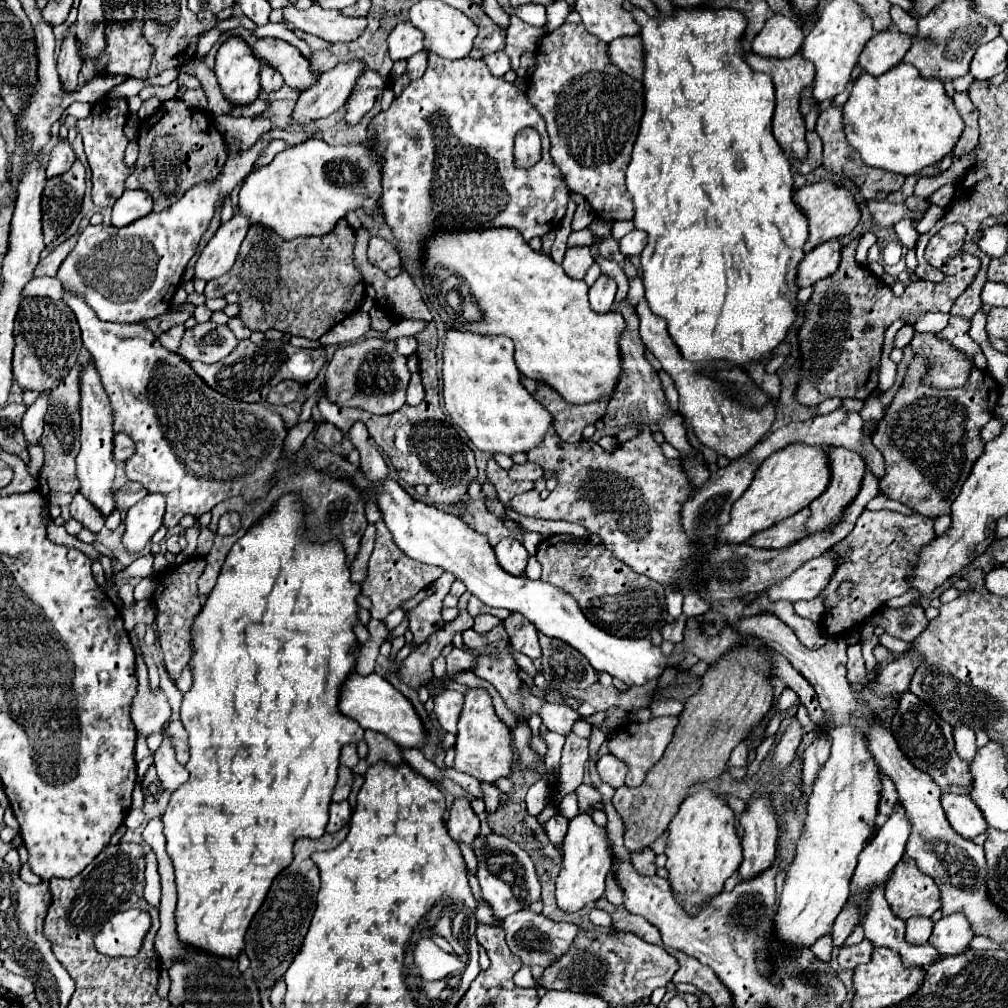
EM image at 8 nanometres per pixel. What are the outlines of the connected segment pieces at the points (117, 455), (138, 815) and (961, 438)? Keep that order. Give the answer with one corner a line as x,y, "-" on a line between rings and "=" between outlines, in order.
116,434
114,436
114,460
124,462
126,458
130,458
134,452
134,442
130,438
126,438
124,434
=
130,809
125,820
124,825
127,829
135,829
145,821
145,815
141,809
=
922,358
912,360
904,390
898,390
884,418
878,422
872,444
882,452
886,464
886,474
880,480
880,492
922,516
944,516
950,514
950,504
960,492
962,482
970,476
972,464
984,452
980,430
994,416
1000,386
988,372
972,370
966,386
962,388
928,388
914,382
914,366
924,364
926,362

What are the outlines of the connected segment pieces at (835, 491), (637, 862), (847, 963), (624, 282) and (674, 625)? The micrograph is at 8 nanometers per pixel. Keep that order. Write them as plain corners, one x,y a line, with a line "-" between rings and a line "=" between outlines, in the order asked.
828,446
826,452
828,452
830,484
828,484
828,488
810,504
812,516
810,516
810,520
808,520
806,534
818,532
818,530
826,530
828,524
832,524
834,520
838,520
838,518
842,516
842,510
844,510
844,508
848,506
848,502
852,502
852,498
858,494
858,488
860,488
864,470
866,470
866,464
864,464
864,460
862,460
862,456
860,456
858,452
852,452
852,450
842,448
842,446
=
644,848
642,852
632,854
632,866
636,868
638,874
644,876
654,876
656,874
656,864
654,864
654,852
650,848
=
862,940
856,946
844,946
838,952
838,962
842,968
856,968
862,962
868,962
872,954
872,944
868,940
=
599,253
594,254
594,259
595,262
600,265
601,274
606,274
607,276
610,276
610,278
616,280
616,284
618,284
616,304
618,304
618,302
622,302
622,300
626,298
626,294
628,294
628,288
630,288
628,276
624,273
623,268
614,261
602,258
=
682,616
682,618
676,618
674,622
666,624
666,626
660,630
660,632
662,632
662,638
664,638
664,640
670,640
670,642
674,642
674,644
682,642
684,624
686,624
686,616

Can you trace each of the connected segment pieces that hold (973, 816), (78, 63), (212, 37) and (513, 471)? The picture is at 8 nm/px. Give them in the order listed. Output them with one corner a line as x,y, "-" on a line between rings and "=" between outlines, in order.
944,794
942,796
942,808
948,816
950,826
966,840
974,840
978,834
986,832
984,816
980,814
980,808
972,802
972,798
966,794
954,796
=
70,26
66,30
66,36
64,36
60,52
58,52
58,74
60,74
60,80
68,92
76,90
78,74
82,68
82,60
78,54
78,38
74,36
72,28
74,26
=
212,28
212,30
208,30
208,32
202,32
202,34
198,34
196,56
198,56
198,58
202,58
206,52
210,52
210,48
216,44
218,36
220,36
220,30
218,30
218,28
=
526,462
526,464
512,466
508,470
508,474
510,474
512,480
520,482
520,480
538,480
538,478
544,476
544,470
540,466
536,466
536,464
532,464
532,462

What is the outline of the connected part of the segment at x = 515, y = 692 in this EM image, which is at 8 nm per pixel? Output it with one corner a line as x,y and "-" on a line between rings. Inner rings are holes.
500,624
500,626
492,628
486,634
478,634
474,628
468,628
468,630
462,632
462,638
464,638
464,646
470,652
476,652
476,656
474,656
474,662
476,662
474,664
474,674
480,676
480,678
484,678
484,680
488,680
498,690
498,694
502,696
502,700
506,702
506,706
514,714
522,716
522,708
524,706
522,706
522,694
520,692
522,692
524,682
520,680
520,676
518,676
518,664
516,664
514,656
510,654
510,642
508,642
508,634
506,634
504,626

